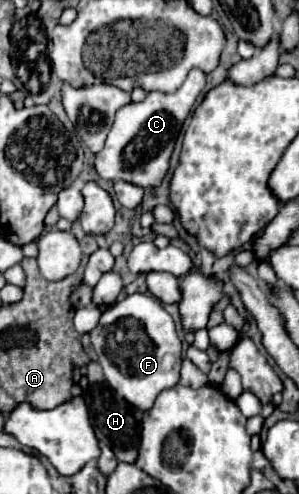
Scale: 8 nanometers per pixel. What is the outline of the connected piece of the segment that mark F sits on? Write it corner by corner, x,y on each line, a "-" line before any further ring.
145,293
127,295
101,315
99,325
89,335
91,345
99,355
105,379
137,409
149,411
161,391
179,383
181,339
171,315
163,309
163,303
157,297

